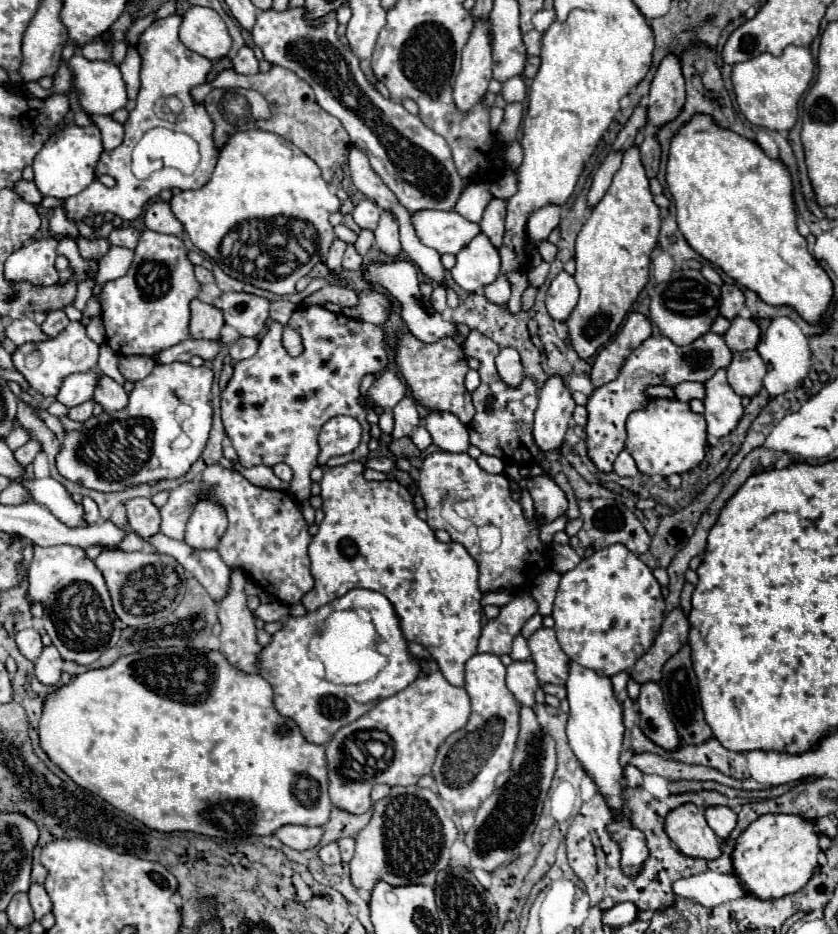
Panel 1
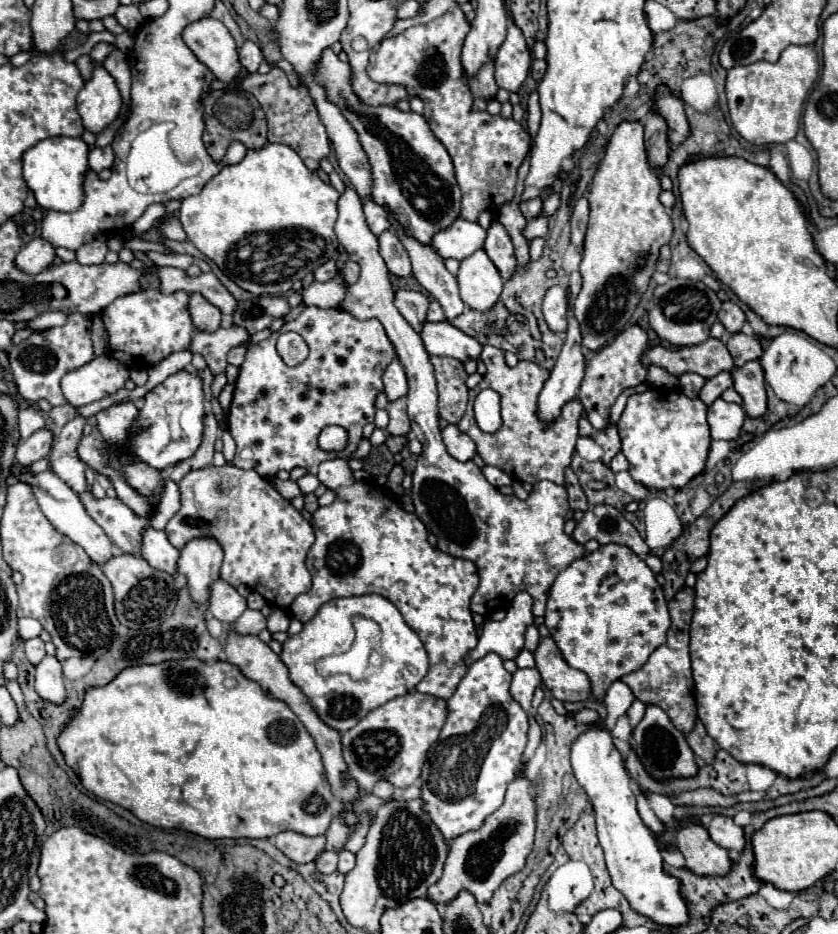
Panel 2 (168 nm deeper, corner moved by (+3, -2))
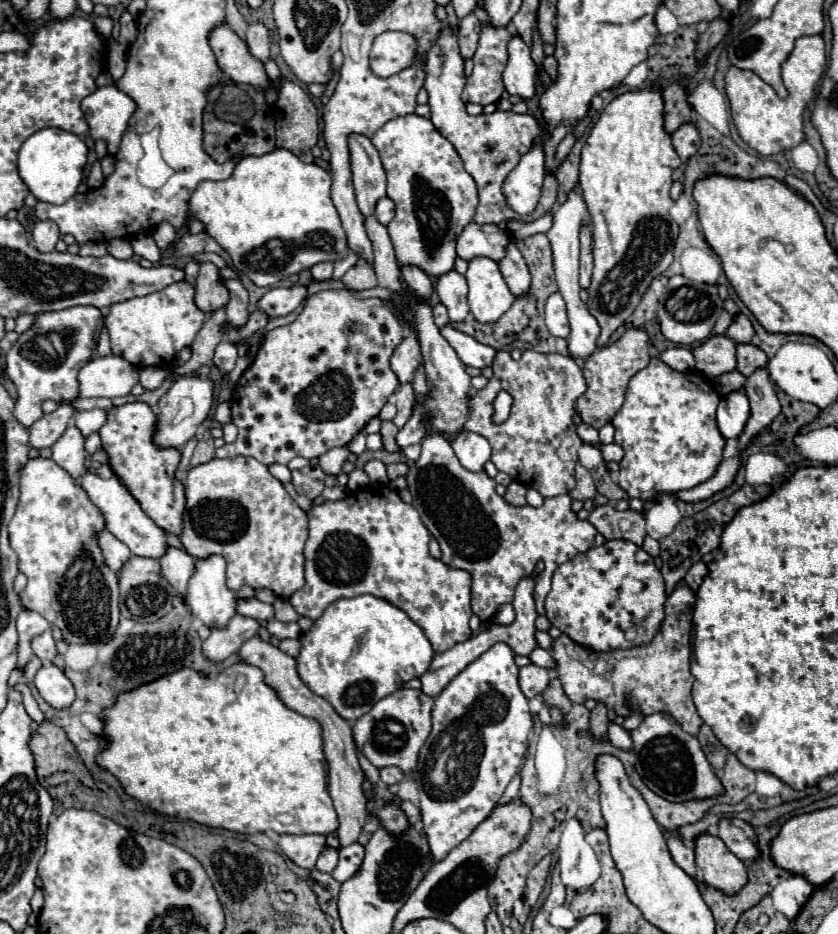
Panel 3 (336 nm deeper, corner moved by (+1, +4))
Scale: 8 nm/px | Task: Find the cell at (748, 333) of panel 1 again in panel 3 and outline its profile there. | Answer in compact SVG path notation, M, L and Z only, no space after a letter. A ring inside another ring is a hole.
M737 344L737 370L743 376L753 374L753 370L765 368L769 362L767 354L753 344Z

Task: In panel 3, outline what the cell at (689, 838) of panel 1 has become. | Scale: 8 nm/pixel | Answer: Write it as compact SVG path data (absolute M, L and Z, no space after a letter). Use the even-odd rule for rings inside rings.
M701 834L695 842L695 862L701 880L723 894L737 894L747 882L747 866L727 850L721 838Z

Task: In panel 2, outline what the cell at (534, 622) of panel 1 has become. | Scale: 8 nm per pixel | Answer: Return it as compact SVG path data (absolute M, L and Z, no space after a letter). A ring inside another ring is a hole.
M531 624L529 628L527 628L527 632L525 632L525 648L529 650L529 652L533 652L535 648L537 648L537 644L539 644L539 630L537 630L537 626L535 624Z

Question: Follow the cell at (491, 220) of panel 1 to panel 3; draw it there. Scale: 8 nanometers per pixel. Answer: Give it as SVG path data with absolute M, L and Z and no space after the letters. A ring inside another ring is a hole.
M513 242L507 246L507 256L499 262L499 268L501 268L501 274L513 296L521 298L521 296L529 294L531 274L527 270L527 264L525 264L521 252L517 250L517 246Z

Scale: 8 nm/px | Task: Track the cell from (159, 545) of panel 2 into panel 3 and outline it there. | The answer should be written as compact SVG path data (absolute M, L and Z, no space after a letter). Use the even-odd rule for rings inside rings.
M169 548L167 554L159 560L161 562L161 574L163 578L181 594L185 596L189 578L193 576L193 558L177 548Z

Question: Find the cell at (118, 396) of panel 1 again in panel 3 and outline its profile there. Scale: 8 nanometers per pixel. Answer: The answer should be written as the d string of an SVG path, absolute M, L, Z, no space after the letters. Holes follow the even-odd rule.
M131 402L107 412L107 422L99 430L103 450L109 456L109 466L119 482L141 504L143 512L165 532L181 536L185 512L185 486L175 478L181 460L177 448L161 448L153 442L157 430L157 414L145 402Z

